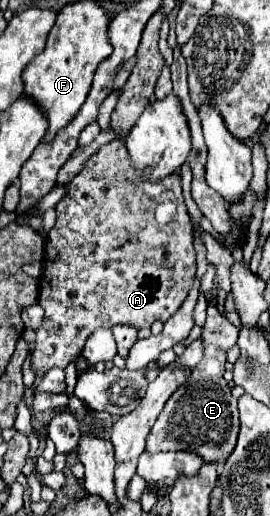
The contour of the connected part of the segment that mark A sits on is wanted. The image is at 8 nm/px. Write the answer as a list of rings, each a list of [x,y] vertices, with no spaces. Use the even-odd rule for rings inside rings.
[[[114,140],[106,146],[102,146],[102,150],[98,154],[94,154],[94,158],[90,158],[90,162],[86,162],[86,168],[82,168],[80,174],[74,176],[74,180],[68,184],[68,194],[56,204],[56,212],[58,212],[58,218],[56,218],[56,224],[54,228],[48,232],[48,238],[46,238],[46,250],[44,250],[44,272],[40,276],[40,306],[44,308],[44,322],[42,326],[38,328],[36,332],[36,348],[34,348],[34,354],[32,354],[32,364],[36,368],[66,368],[72,360],[76,360],[76,356],[82,352],[82,346],[86,342],[86,338],[96,330],[96,328],[112,328],[112,326],[118,326],[118,324],[128,324],[128,326],[134,326],[134,328],[148,328],[152,326],[156,320],[160,322],[166,322],[184,302],[188,290],[190,290],[190,282],[194,280],[194,274],[196,274],[196,252],[194,252],[194,246],[192,246],[192,224],[190,224],[190,216],[188,216],[188,210],[184,206],[184,196],[182,196],[182,186],[180,186],[180,174],[168,174],[166,178],[160,178],[158,182],[150,182],[146,176],[134,172],[132,164],[130,164],[130,156],[128,156],[128,150],[124,146],[122,140]],[[166,200],[172,200],[176,202],[178,206],[178,216],[176,216],[176,222],[172,224],[158,224],[154,220],[154,210],[160,202],[166,202]]]

